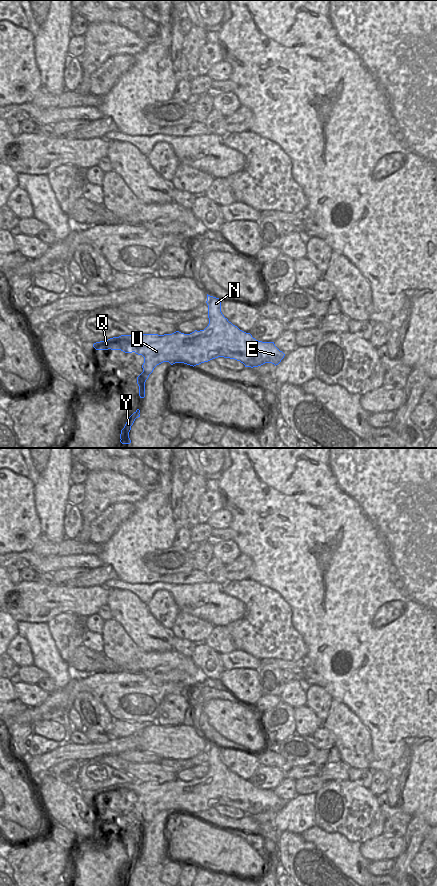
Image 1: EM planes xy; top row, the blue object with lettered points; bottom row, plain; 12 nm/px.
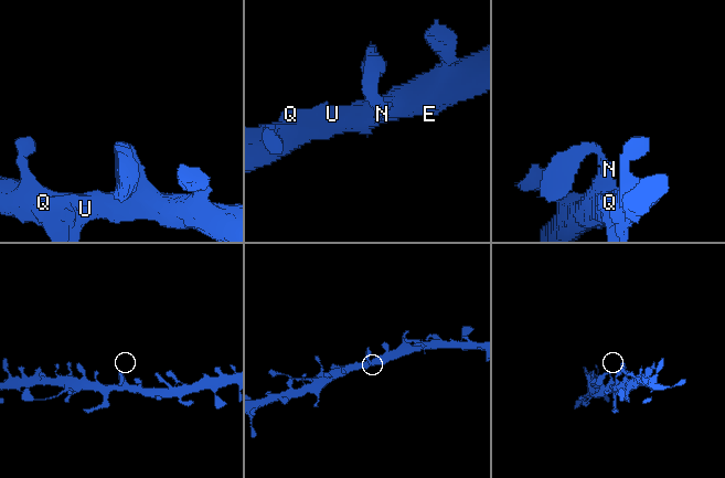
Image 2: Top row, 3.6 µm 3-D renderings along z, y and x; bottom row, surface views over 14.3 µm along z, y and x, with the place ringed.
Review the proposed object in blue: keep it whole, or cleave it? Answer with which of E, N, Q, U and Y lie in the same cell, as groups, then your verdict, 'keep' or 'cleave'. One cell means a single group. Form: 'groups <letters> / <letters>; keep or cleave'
groups E N Q U / Y; cleave

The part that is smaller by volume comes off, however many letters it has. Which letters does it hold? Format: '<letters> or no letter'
Y

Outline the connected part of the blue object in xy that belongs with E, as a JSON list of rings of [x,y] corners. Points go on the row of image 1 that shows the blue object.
[[[207,294],[209,324],[204,330],[190,334],[131,334],[113,337],[93,344],[96,350],[135,352],[144,357],[143,373],[150,375],[154,368],[169,362],[196,366],[218,357],[240,361],[245,367],[265,363],[278,365],[285,354],[274,342],[262,342],[240,330],[221,312],[221,299]]]

